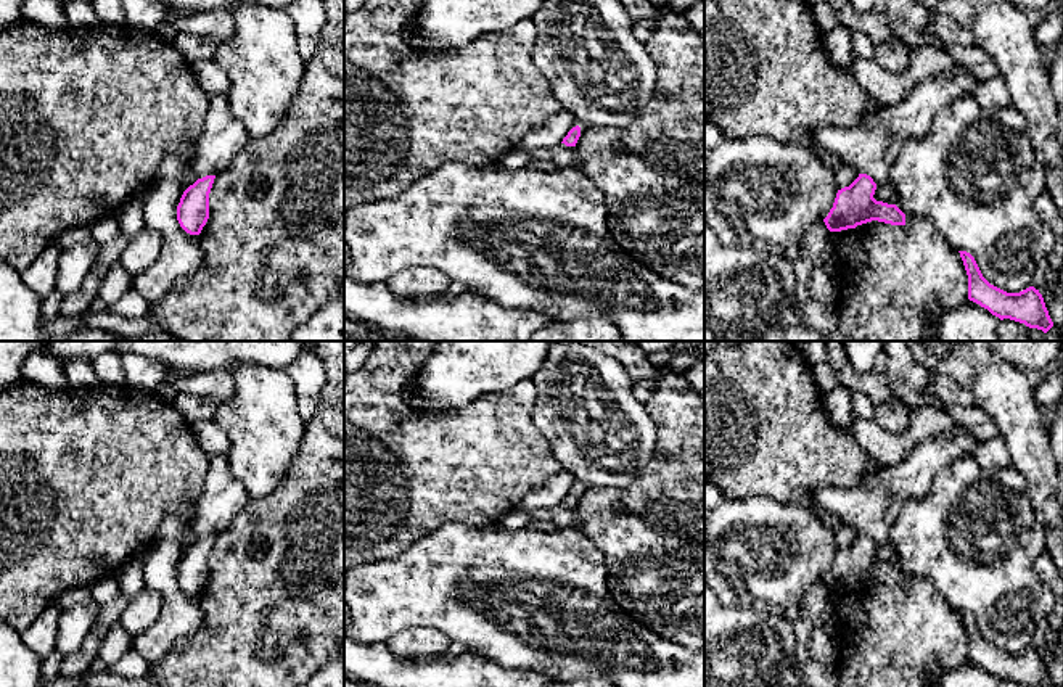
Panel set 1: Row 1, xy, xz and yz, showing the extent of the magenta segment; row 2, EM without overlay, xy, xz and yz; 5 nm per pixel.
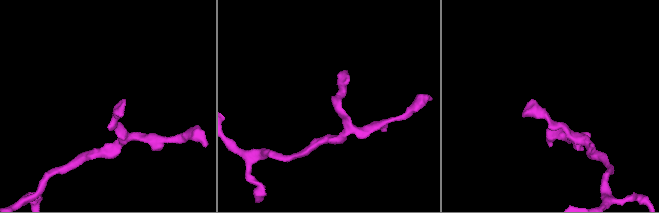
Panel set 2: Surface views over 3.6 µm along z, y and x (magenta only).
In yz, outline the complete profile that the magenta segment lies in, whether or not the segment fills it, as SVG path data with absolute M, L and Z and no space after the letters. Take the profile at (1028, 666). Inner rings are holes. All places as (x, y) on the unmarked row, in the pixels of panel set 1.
M958 611L968 636L968 660L987 669L1000 681L1010 679L1026 687L1053 687L1044 658L1034 647L1020 653L1007 653L991 645L981 634L975 618Z

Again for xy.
M206 536L190 545L177 566L177 581L190 595L199 595L209 579L209 553L215 536Z

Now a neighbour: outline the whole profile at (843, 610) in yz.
M830 592L823 627L836 634L841 627L856 629L865 619L865 613L860 603L849 594L844 592Z

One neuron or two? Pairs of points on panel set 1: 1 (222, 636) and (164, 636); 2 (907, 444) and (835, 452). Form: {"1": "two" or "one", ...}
{"1": "two", "2": "two"}

